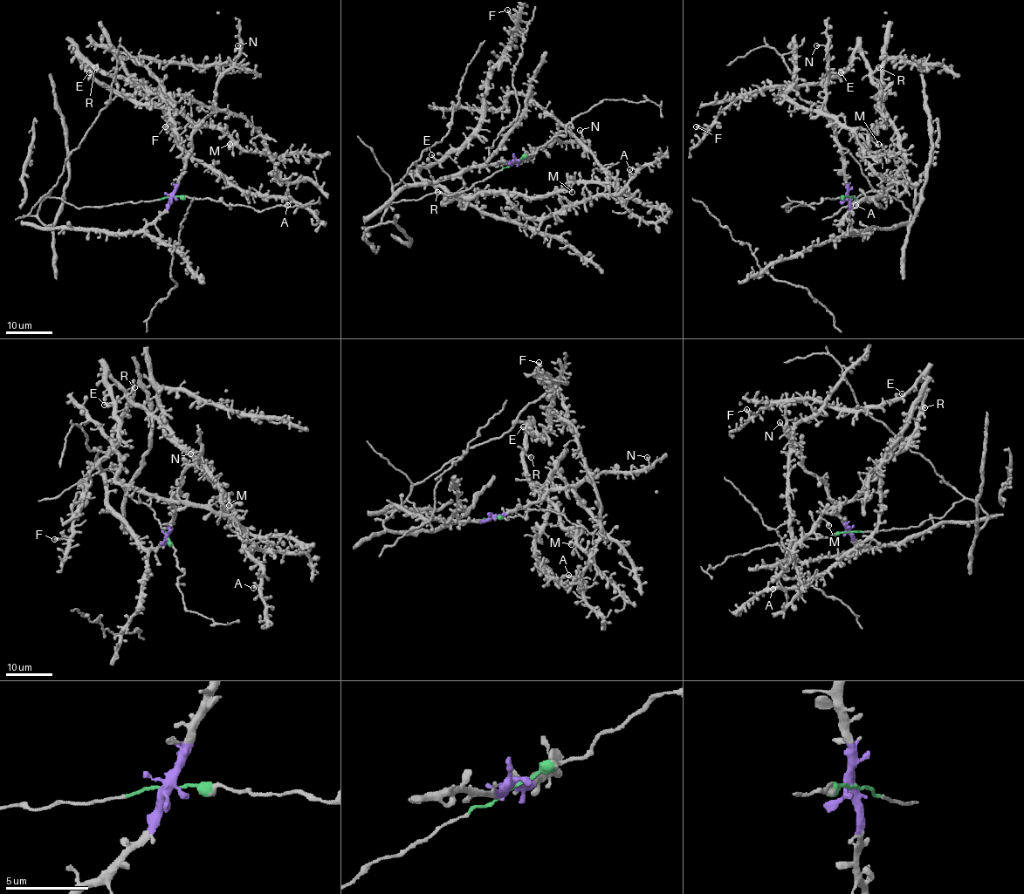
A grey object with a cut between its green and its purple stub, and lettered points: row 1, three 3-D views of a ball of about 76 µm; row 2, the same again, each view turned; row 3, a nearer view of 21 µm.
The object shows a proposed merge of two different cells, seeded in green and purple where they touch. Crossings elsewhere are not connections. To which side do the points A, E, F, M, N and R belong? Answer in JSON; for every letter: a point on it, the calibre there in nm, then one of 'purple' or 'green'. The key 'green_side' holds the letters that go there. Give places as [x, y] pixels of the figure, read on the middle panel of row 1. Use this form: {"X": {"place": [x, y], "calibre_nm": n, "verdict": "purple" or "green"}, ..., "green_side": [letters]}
{"A": {"place": [629, 169], "calibre_nm": 240, "verdict": "green"}, "E": {"place": [431, 154], "calibre_nm": 280, "verdict": "green"}, "F": {"place": [507, 10], "calibre_nm": 400, "verdict": "green"}, "M": {"place": [572, 192], "calibre_nm": 400, "verdict": "green"}, "N": {"place": [580, 130], "calibre_nm": 220, "verdict": "purple"}, "R": {"place": [437, 192], "calibre_nm": 480, "verdict": "green"}, "green_side": ["A", "E", "F", "M", "R"]}

